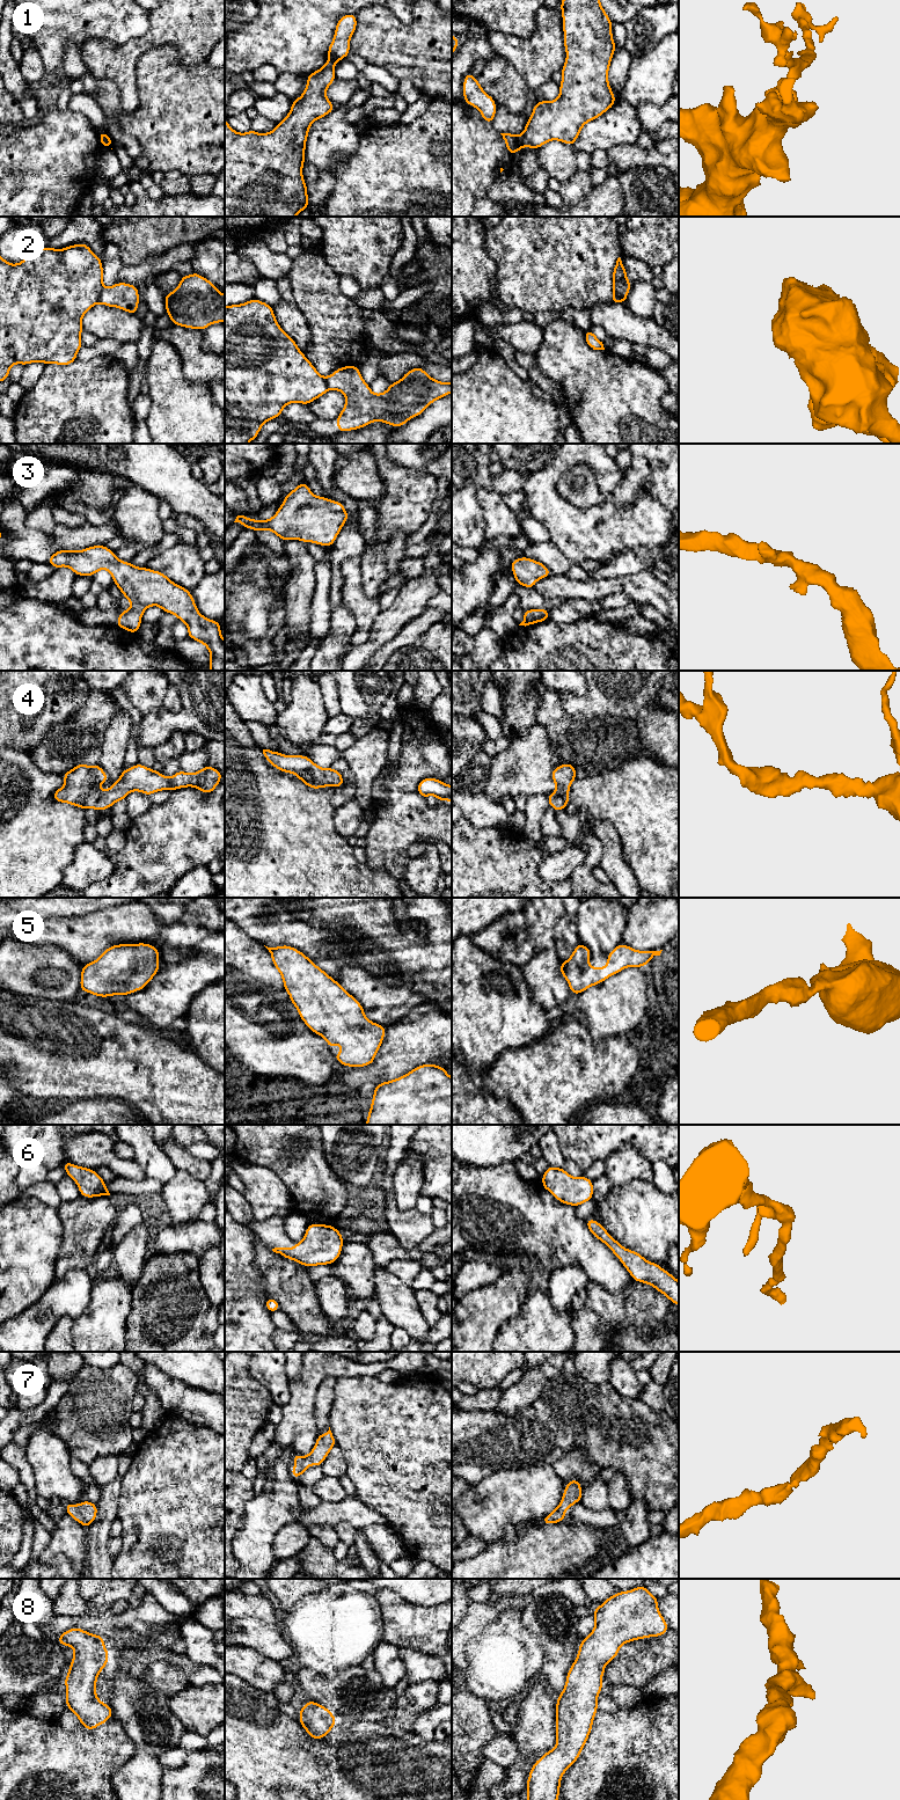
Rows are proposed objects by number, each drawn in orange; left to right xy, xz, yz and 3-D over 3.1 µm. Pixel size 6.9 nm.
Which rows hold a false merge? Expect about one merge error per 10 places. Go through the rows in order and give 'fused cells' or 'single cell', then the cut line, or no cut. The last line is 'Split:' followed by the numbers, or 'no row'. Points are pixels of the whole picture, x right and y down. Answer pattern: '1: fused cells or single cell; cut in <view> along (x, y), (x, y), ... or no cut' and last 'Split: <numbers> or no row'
1: fused cells; cut in yz along (520, 136), (522, 145)
2: fused cells; cut in xy along (103, 287), (97, 301)
3: single cell; no cut
4: single cell; no cut
5: single cell; no cut
6: single cell; no cut
7: single cell; no cut
8: single cell; no cut
Split: 1, 2

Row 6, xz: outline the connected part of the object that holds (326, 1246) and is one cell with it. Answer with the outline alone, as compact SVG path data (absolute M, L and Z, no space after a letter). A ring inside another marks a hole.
M312 1223L307 1227L303 1238L295 1243L294 1247L275 1247L272 1251L310 1267L336 1261L341 1256L343 1244L342 1234L334 1225Z

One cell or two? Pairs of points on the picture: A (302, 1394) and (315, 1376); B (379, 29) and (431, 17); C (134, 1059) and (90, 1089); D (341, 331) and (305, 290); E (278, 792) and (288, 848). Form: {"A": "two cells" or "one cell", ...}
{"A": "one cell", "B": "one cell", "C": "one cell", "D": "one cell", "E": "one cell"}

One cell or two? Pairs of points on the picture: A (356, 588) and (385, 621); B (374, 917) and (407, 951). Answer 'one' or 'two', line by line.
A: two
B: one

